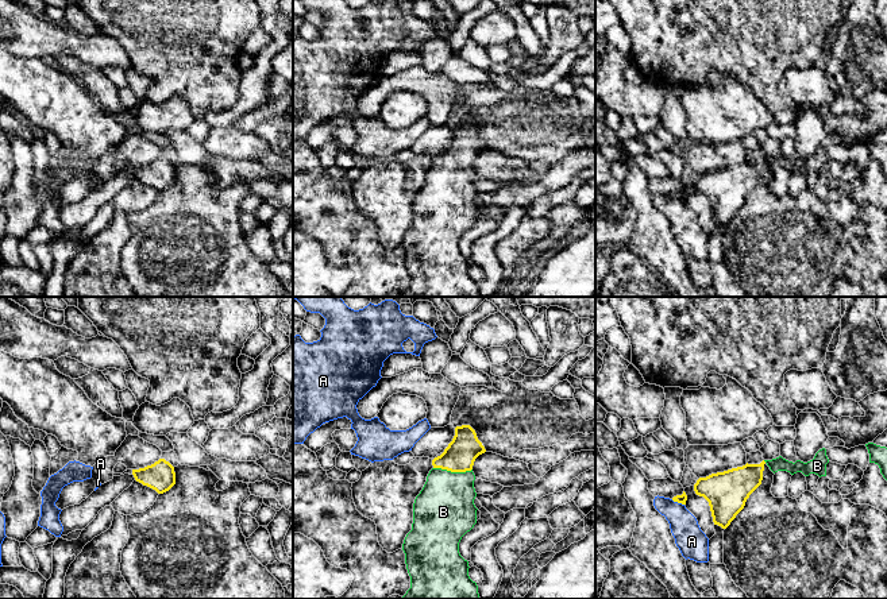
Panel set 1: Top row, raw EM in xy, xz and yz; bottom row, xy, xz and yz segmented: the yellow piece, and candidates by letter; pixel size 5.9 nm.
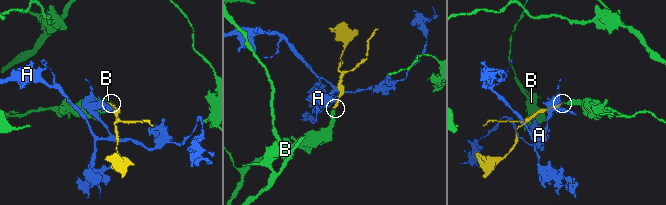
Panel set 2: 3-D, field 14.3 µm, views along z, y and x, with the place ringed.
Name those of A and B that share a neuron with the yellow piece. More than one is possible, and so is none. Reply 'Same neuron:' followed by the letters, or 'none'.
Same neuron: B

